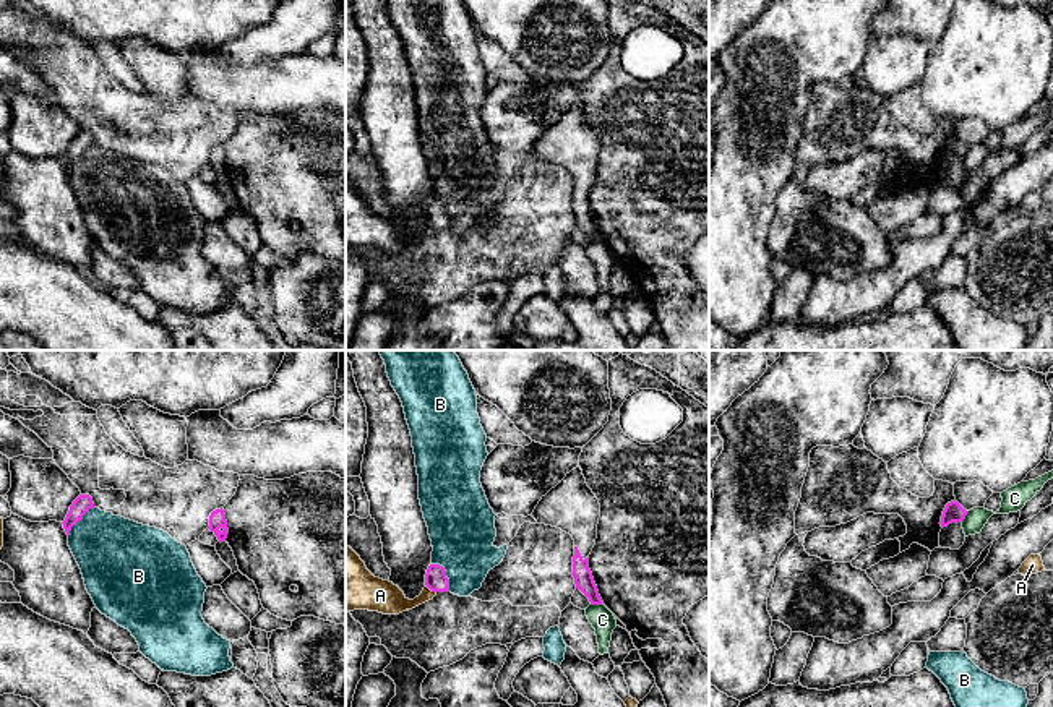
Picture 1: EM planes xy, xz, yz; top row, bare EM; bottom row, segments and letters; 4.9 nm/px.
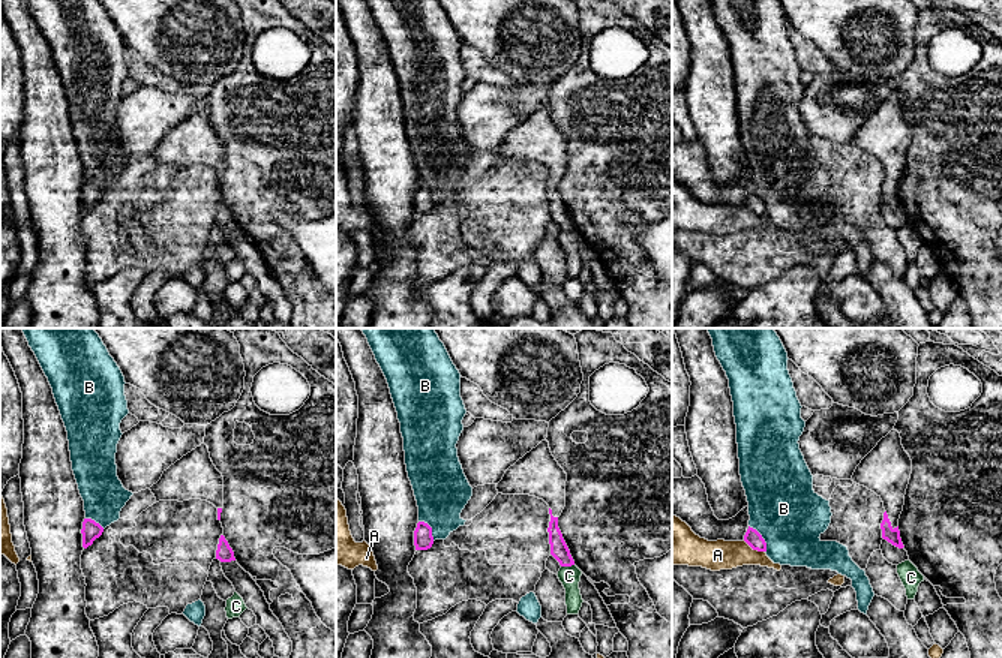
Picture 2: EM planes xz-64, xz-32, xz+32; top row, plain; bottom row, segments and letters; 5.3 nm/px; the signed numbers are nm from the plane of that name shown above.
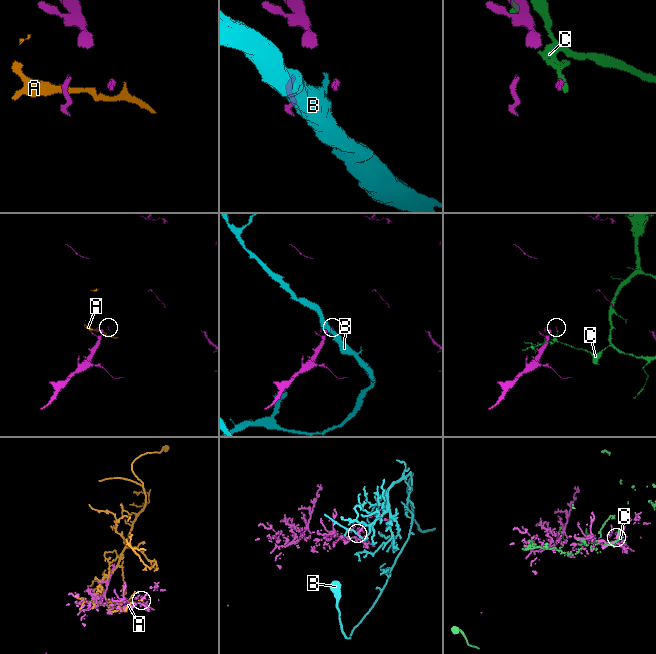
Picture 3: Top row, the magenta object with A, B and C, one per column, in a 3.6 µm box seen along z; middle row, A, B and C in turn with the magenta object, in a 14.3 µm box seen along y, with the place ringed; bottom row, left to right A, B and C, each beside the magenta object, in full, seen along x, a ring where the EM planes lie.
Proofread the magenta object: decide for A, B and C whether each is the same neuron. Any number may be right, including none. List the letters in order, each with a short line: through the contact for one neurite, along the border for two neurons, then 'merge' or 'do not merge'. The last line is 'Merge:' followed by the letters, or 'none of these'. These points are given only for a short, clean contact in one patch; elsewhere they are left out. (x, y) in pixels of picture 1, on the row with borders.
A: line xz (425, 584), (435, 592); do not merge
B: do not merge
C: do not merge
Merge: none of these

